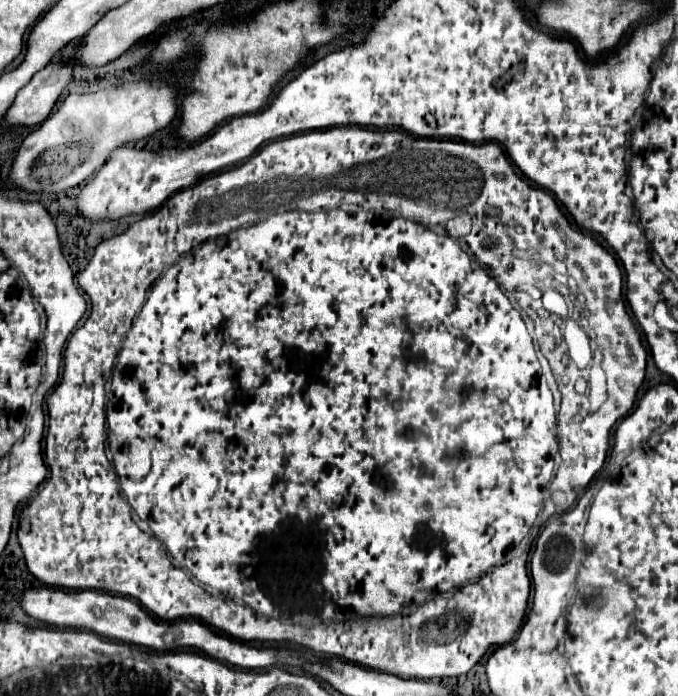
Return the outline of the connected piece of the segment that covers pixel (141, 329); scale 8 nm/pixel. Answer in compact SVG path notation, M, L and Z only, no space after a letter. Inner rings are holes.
M338 126L268 142L244 164L212 174L186 190L172 194L158 210L130 224L126 232L102 240L96 246L88 266L78 274L78 284L92 302L92 312L86 320L88 324L84 322L82 328L72 334L64 352L62 380L46 398L50 424L45 437L45 461L50 476L20 512L18 540L28 570L40 582L64 590L100 590L138 598L162 620L196 618L238 640L286 640L286 644L296 644L314 654L336 656L370 670L420 680L466 674L492 646L504 646L520 630L530 594L527 561L532 542L549 517L568 510L576 502L606 460L610 430L618 418L632 410L644 380L646 350L626 312L620 280L622 272L614 256L588 232L582 232L576 226L572 228L546 190L528 186L514 172L498 144L416 138L412 142L416 148L422 146L432 150L386 150L386 154L382 154L382 142L378 142L374 130L376 128ZM398 156L426 156L426 166L406 166L408 162L420 160L396 160ZM432 162L440 162L440 182L436 172L430 172ZM412 170L426 170L428 174L424 176L428 176L428 182L418 182L418 176L412 176ZM242 184L244 188L248 186L248 194L236 192L236 186L240 190ZM372 188L430 188L430 202ZM462 202L472 218L472 232L462 240L477 262L464 250L458 250L456 238L434 234L426 228L446 226L450 218L462 212ZM556 320L574 320L588 332L588 338L596 339L596 346L602 352L608 400L596 412L590 410L588 394L578 396L574 392L574 382L582 376L582 370L574 364L562 364L564 350L558 346L560 342L552 332ZM104 444L110 447L105 448L106 454ZM442 596L446 598L444 604L424 604L440 602ZM274 610L312 612L302 621L308 624L297 624L294 617L290 618L292 624L288 628L286 622L272 618Z

